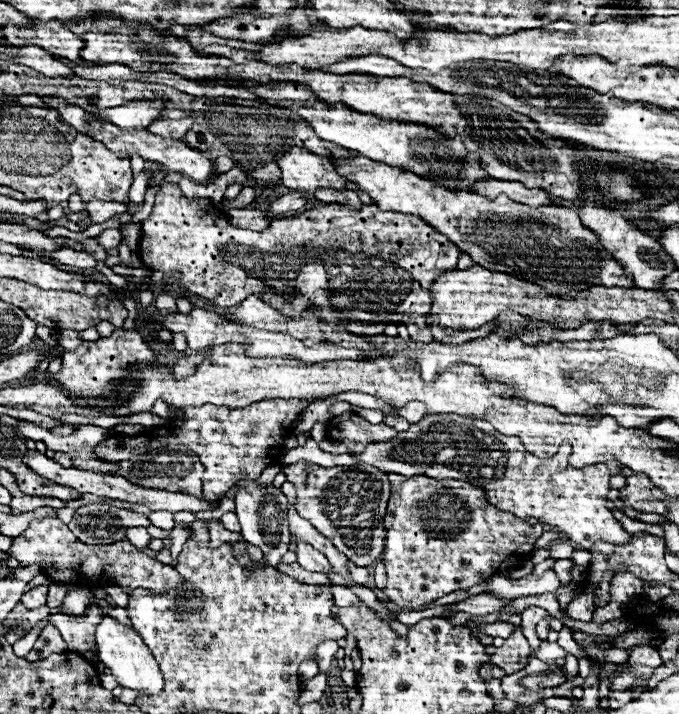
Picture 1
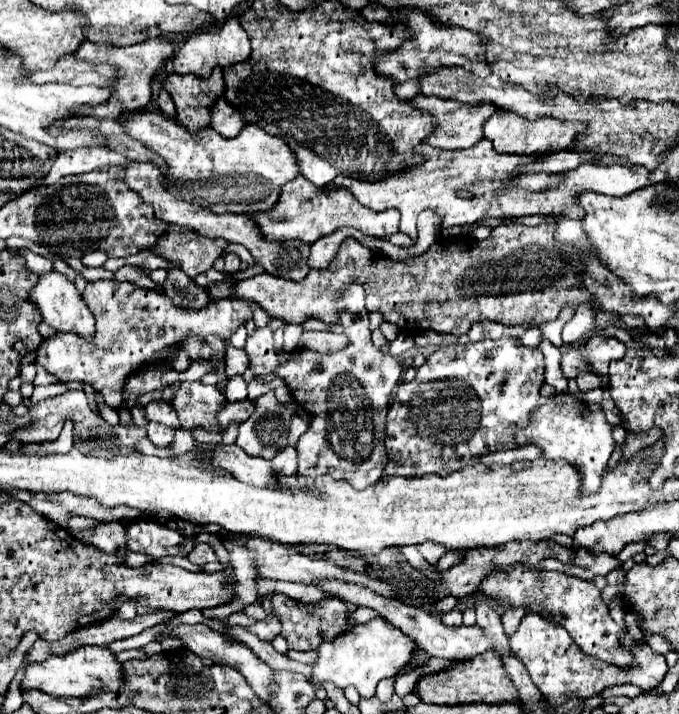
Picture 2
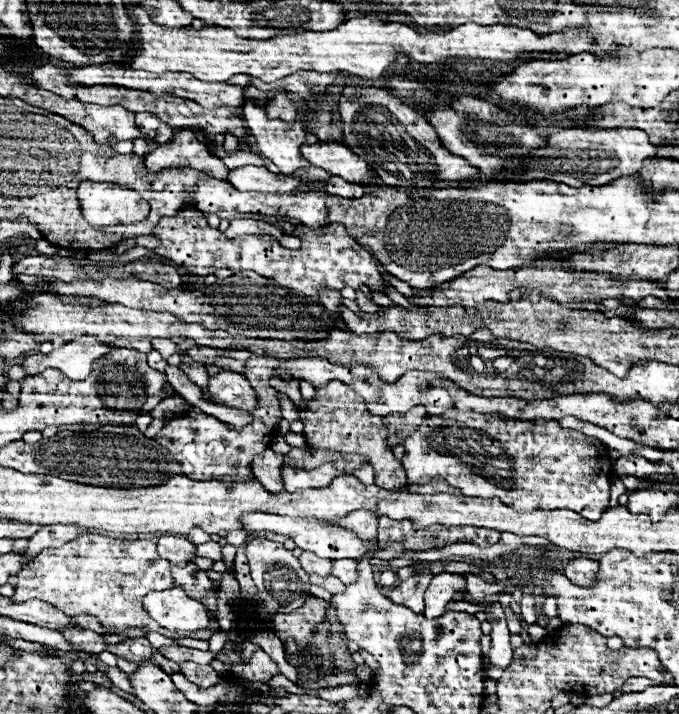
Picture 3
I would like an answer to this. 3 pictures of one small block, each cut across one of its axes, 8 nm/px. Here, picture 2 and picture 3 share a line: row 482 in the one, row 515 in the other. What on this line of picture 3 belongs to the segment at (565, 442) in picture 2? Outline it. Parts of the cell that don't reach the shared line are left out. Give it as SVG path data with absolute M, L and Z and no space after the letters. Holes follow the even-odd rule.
M448 410L440 416L426 418L424 424L412 436L408 436L404 448L406 454L402 458L402 466L406 470L408 484L444 480L446 484L458 488L464 496L500 498L506 506L514 510L574 510L588 520L598 520L602 512L608 508L610 480L614 476L612 458L608 454L610 450L598 438L586 436L576 430L560 428L558 420L516 420L506 418L502 414Z

